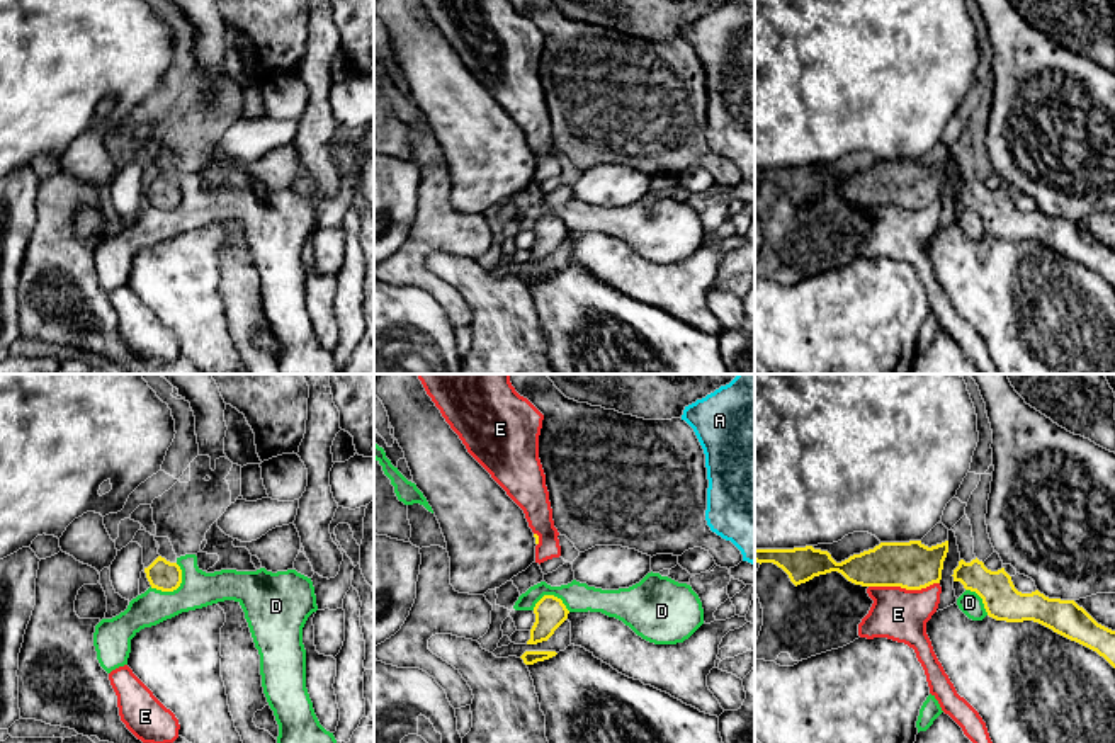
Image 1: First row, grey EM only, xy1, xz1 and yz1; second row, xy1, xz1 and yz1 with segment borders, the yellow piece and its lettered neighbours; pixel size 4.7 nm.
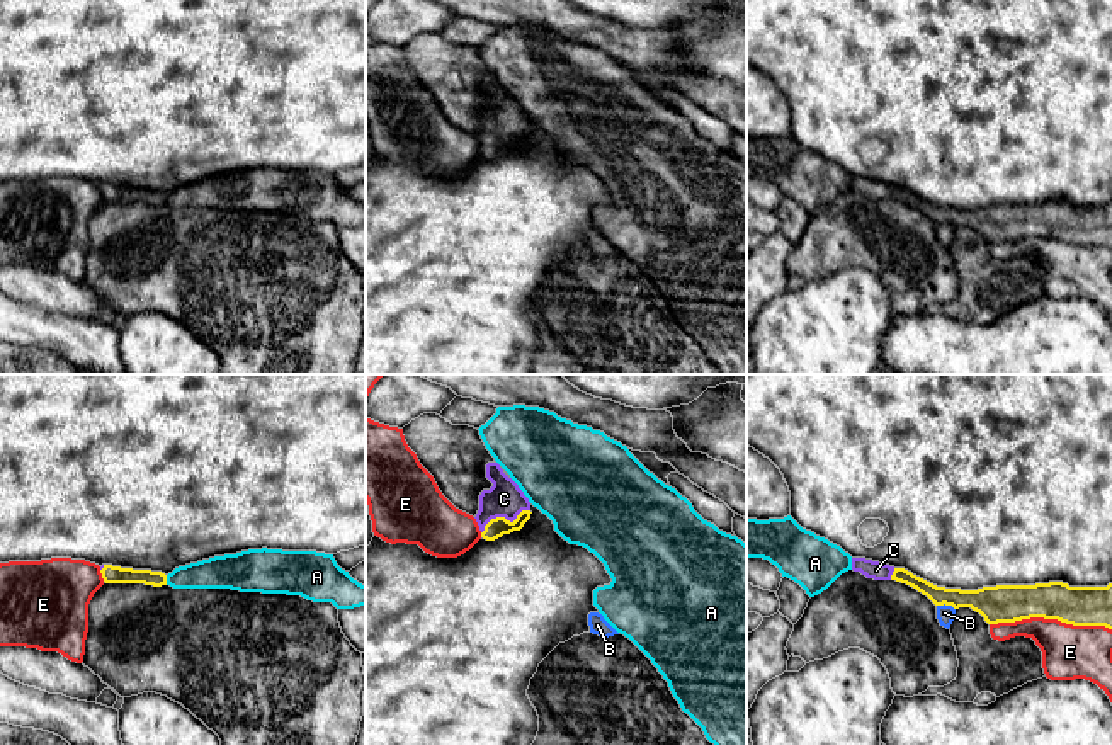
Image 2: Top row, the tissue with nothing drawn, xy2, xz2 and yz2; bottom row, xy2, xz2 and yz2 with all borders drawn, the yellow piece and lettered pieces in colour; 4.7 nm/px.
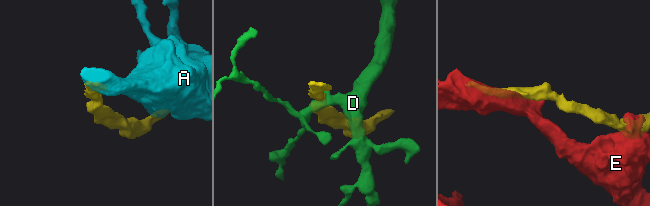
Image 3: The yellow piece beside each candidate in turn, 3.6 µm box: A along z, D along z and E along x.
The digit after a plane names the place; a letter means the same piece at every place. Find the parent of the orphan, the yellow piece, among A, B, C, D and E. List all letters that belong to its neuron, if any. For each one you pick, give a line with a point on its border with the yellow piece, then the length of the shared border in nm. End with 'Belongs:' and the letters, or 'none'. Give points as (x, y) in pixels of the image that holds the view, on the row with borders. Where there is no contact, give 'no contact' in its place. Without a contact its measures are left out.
C: meets yellow in xz2 at (504, 517); contact 260 nm long
Belongs: C

